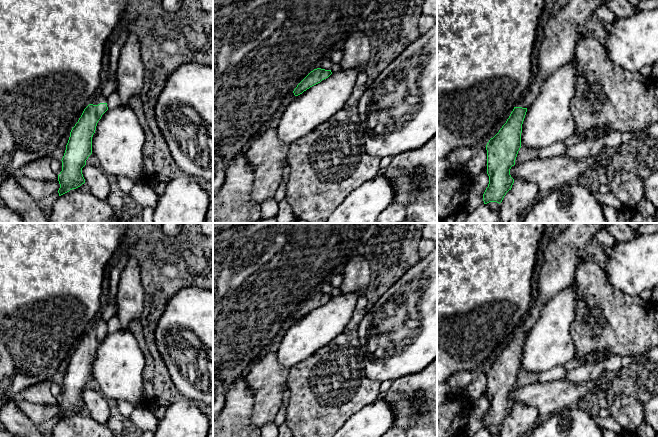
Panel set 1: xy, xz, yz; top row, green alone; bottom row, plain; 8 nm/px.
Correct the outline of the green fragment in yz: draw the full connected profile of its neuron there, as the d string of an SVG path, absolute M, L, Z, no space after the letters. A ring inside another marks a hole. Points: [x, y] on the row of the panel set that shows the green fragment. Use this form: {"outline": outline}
{"outline": "M569 0L565 7L558 8L547 21L537 69L534 70L529 89L516 104L506 123L486 145L489 184L483 194L484 204L500 204L511 190L514 179L510 175L510 169L515 165L521 148L522 124L527 108L539 94L542 84L571 60L576 44L584 33L583 28L595 10L608 1L610 0Z"}

